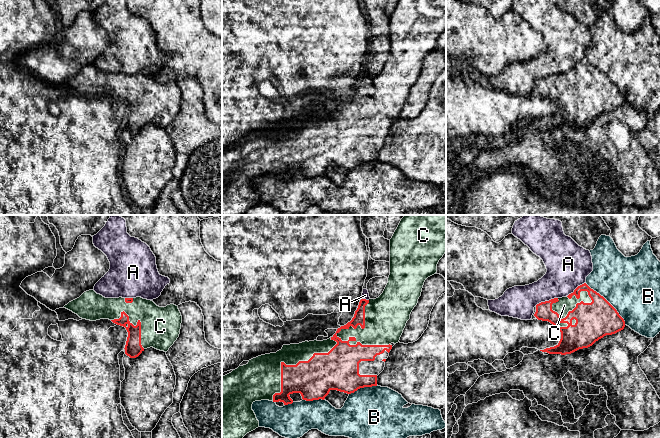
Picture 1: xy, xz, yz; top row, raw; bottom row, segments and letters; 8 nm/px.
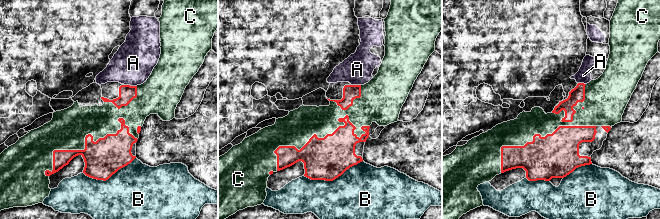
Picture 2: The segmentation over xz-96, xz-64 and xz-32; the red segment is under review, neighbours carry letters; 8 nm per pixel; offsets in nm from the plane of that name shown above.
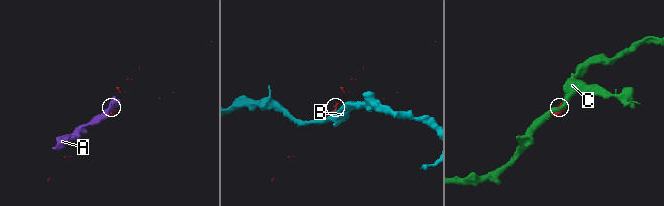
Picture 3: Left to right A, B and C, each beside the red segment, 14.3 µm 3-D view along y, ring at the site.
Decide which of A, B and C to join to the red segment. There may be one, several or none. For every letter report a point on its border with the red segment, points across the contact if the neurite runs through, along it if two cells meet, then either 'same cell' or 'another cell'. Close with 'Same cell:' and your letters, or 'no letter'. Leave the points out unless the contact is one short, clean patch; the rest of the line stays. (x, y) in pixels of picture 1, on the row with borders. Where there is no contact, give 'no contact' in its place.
A: meets red in yz at (546, 301); another cell
B: meets red in yz at (608, 302); another cell
C: meets red in xz at (360, 325); same cell
Same cell: C

